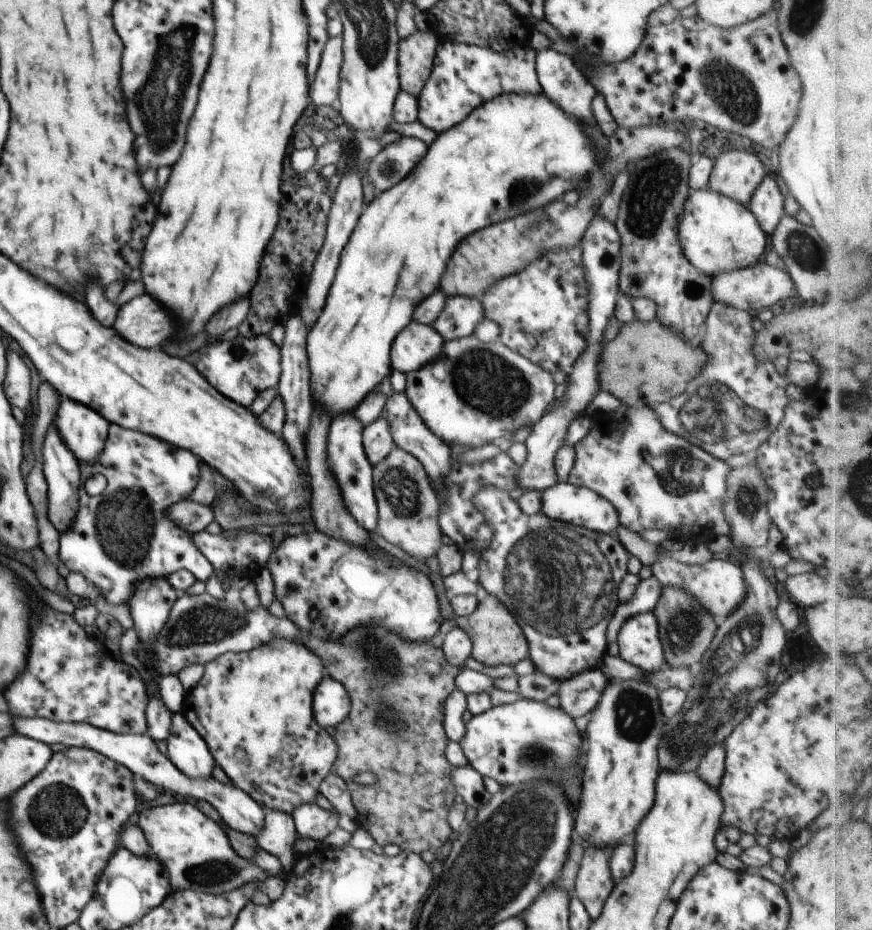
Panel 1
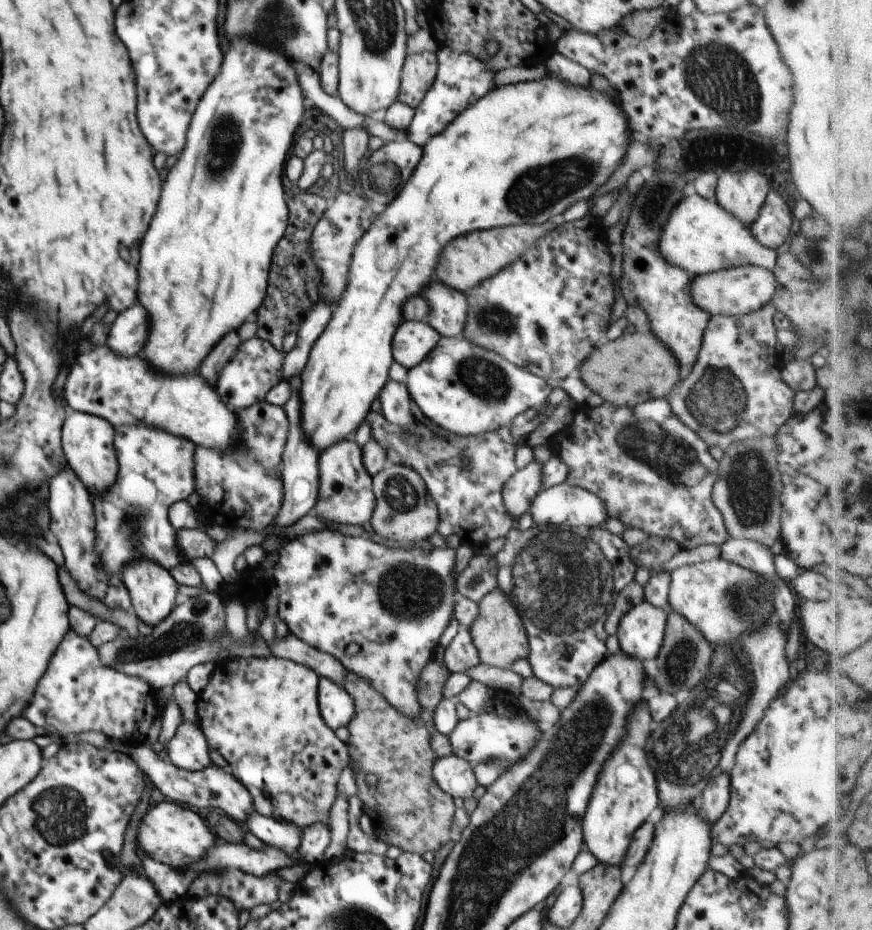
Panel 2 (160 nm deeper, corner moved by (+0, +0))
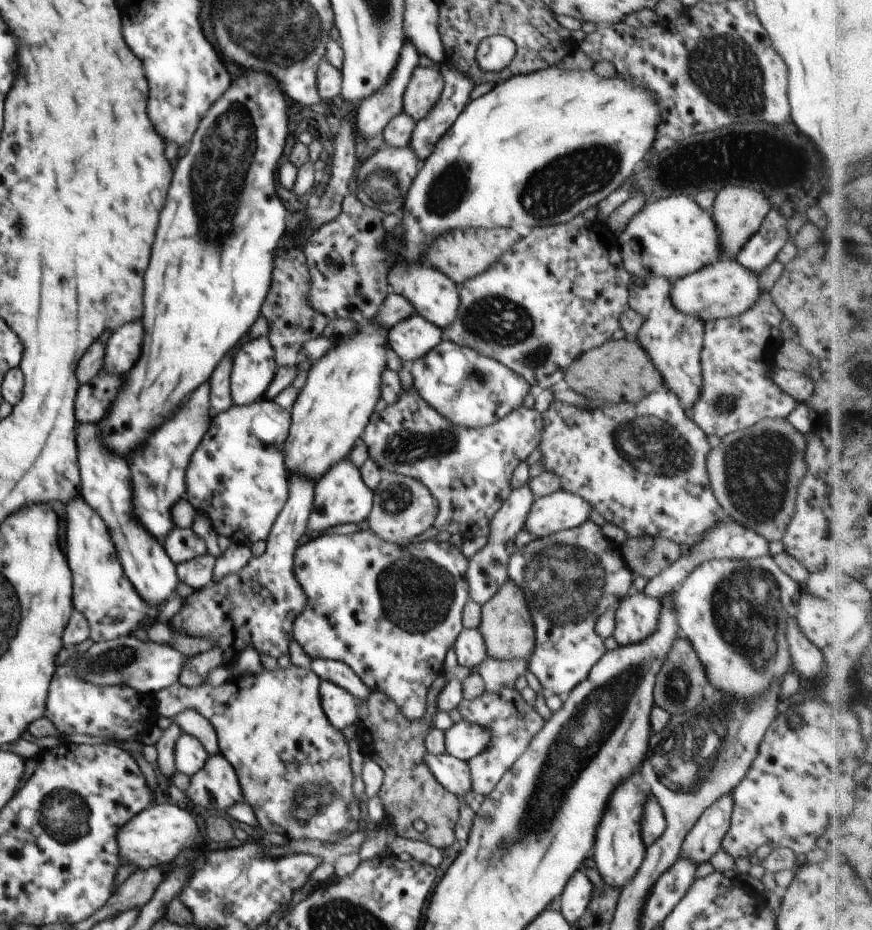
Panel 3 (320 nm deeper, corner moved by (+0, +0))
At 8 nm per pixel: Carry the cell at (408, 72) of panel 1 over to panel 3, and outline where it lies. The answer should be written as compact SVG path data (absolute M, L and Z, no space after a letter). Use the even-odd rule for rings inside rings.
M418 65L403 94L403 112L415 123L425 119L438 102L444 83L439 66Z

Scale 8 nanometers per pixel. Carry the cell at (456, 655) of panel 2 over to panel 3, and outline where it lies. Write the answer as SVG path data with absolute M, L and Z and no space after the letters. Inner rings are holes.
M464 629L454 643L454 652L460 666L476 670L477 666L488 657L487 646L479 629Z

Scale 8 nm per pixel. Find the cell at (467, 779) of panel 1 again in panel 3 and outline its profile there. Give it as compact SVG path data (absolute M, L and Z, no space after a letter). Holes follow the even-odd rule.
M428 752L424 755L424 762L447 791L462 796L471 790L471 772L467 762L448 753L435 755Z

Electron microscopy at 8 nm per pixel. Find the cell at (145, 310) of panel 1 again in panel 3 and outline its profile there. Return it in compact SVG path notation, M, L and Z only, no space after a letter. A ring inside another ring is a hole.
M132 322L132 324L118 328L118 332L114 332L110 340L106 342L104 370L110 374L120 374L120 376L128 374L138 354L142 352L140 350L142 336L144 336L144 330L140 322Z

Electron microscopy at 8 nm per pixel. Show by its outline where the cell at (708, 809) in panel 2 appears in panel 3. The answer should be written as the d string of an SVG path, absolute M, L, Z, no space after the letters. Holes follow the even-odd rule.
M731 793L721 796L711 804L688 831L681 846L681 857L698 866L722 849L724 835L728 832L733 811Z

